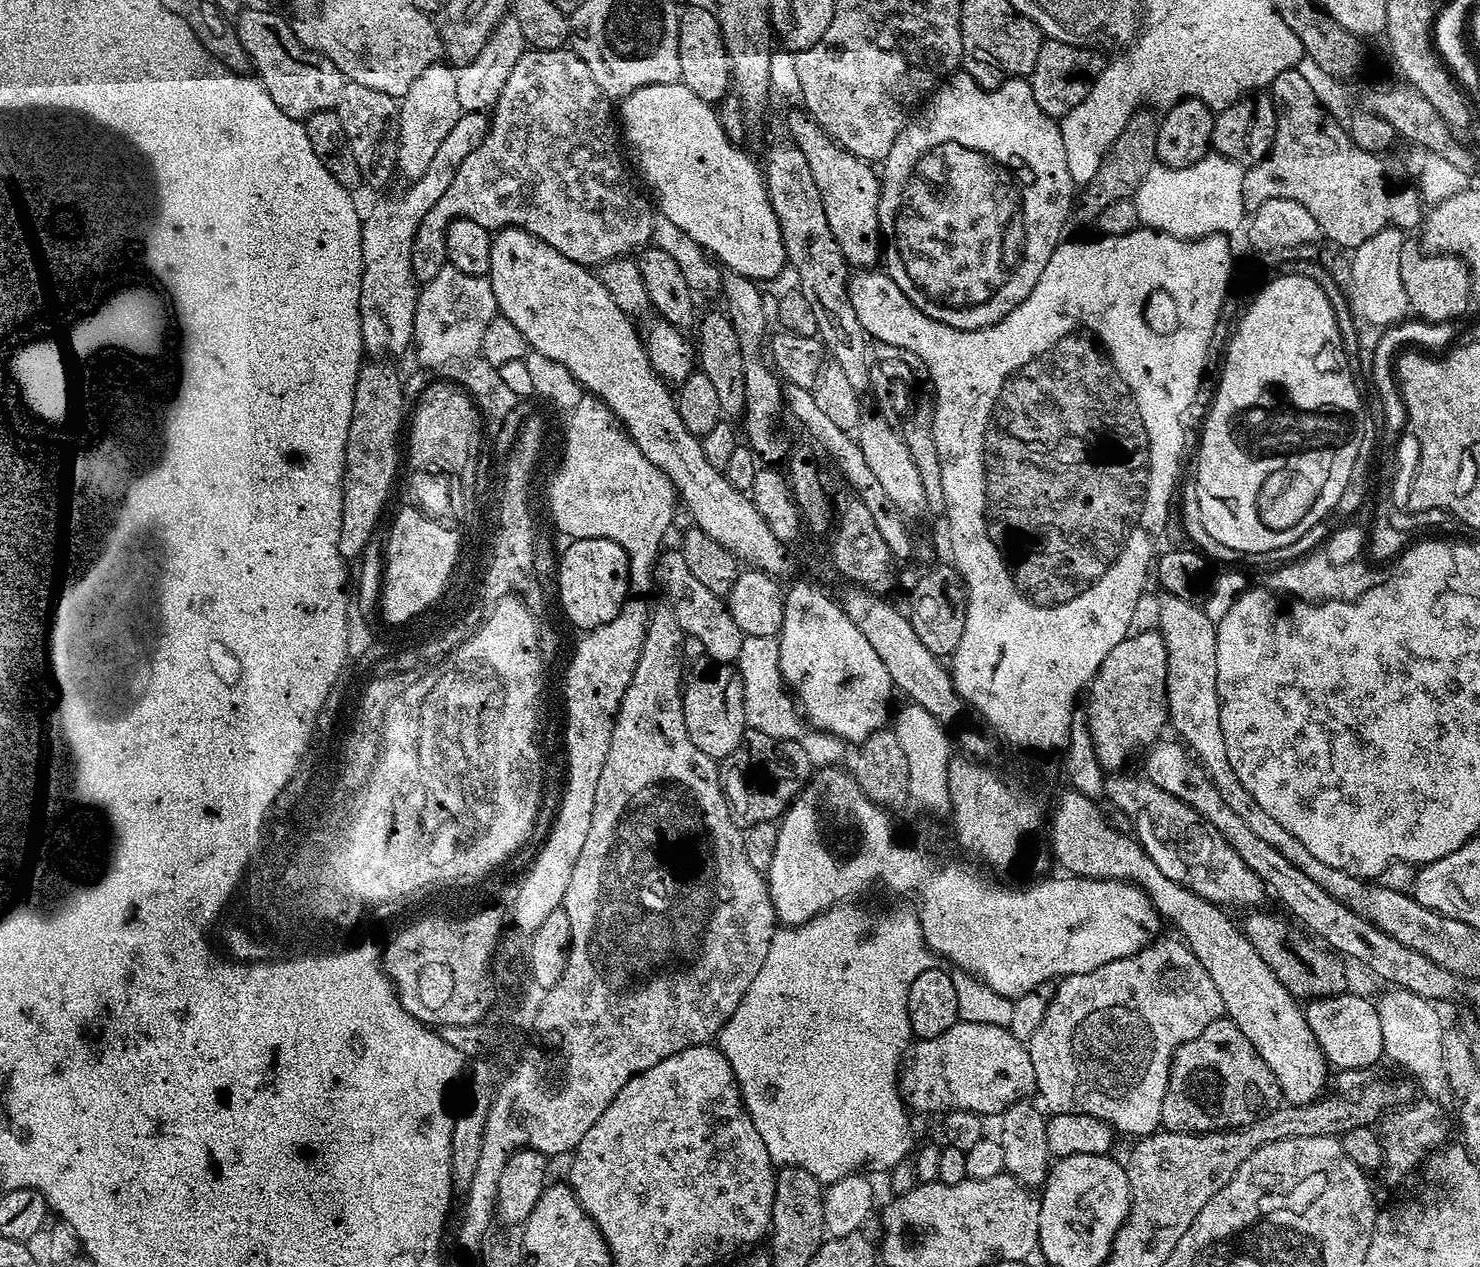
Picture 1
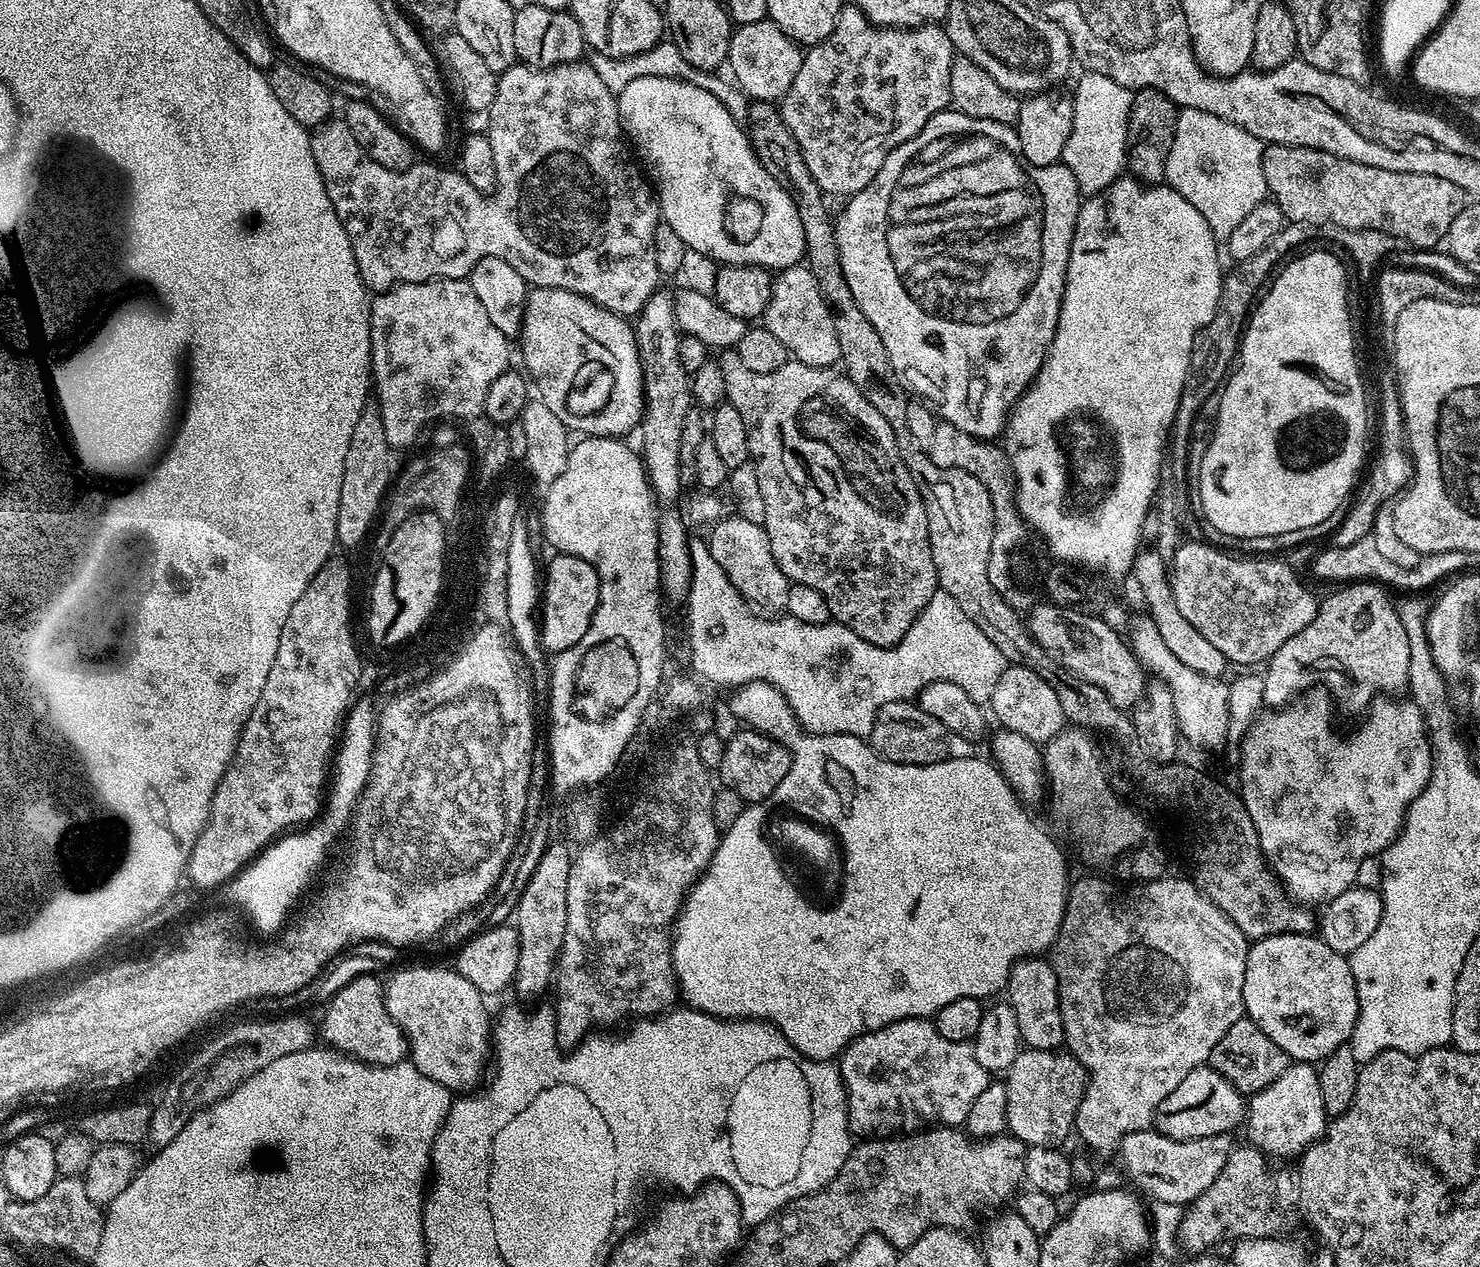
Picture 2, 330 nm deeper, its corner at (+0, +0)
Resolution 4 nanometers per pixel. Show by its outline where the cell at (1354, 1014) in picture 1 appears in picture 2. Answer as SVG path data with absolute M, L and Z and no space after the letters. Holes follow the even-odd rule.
M1282 934L1255 941L1249 947L1246 958L1246 978L1242 994L1247 1019L1253 1020L1296 1062L1323 1062L1334 1050L1345 1047L1351 1041L1360 1013L1356 979L1349 957L1330 949L1316 934Z

